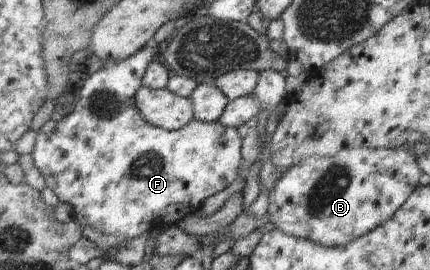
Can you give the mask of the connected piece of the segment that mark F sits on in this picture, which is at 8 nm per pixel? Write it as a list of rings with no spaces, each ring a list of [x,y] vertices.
[[[152,42],[136,54],[124,60],[114,62],[114,64],[105,66],[91,74],[85,80],[81,90],[81,97],[75,106],[75,111],[59,122],[48,121],[38,132],[36,145],[31,153],[36,168],[40,170],[46,180],[45,186],[56,194],[60,202],[68,202],[68,204],[72,205],[74,211],[73,218],[78,220],[82,228],[84,228],[84,236],[87,236],[98,248],[103,248],[104,252],[109,248],[120,246],[125,240],[140,236],[142,233],[154,230],[161,231],[163,228],[177,224],[183,216],[190,214],[194,210],[199,210],[206,198],[222,192],[239,175],[242,138],[239,136],[237,129],[224,126],[220,121],[204,122],[194,119],[181,129],[169,131],[150,124],[138,110],[135,103],[136,93],[143,85],[142,77],[146,67],[152,60],[159,58],[159,49],[158,44]]]

